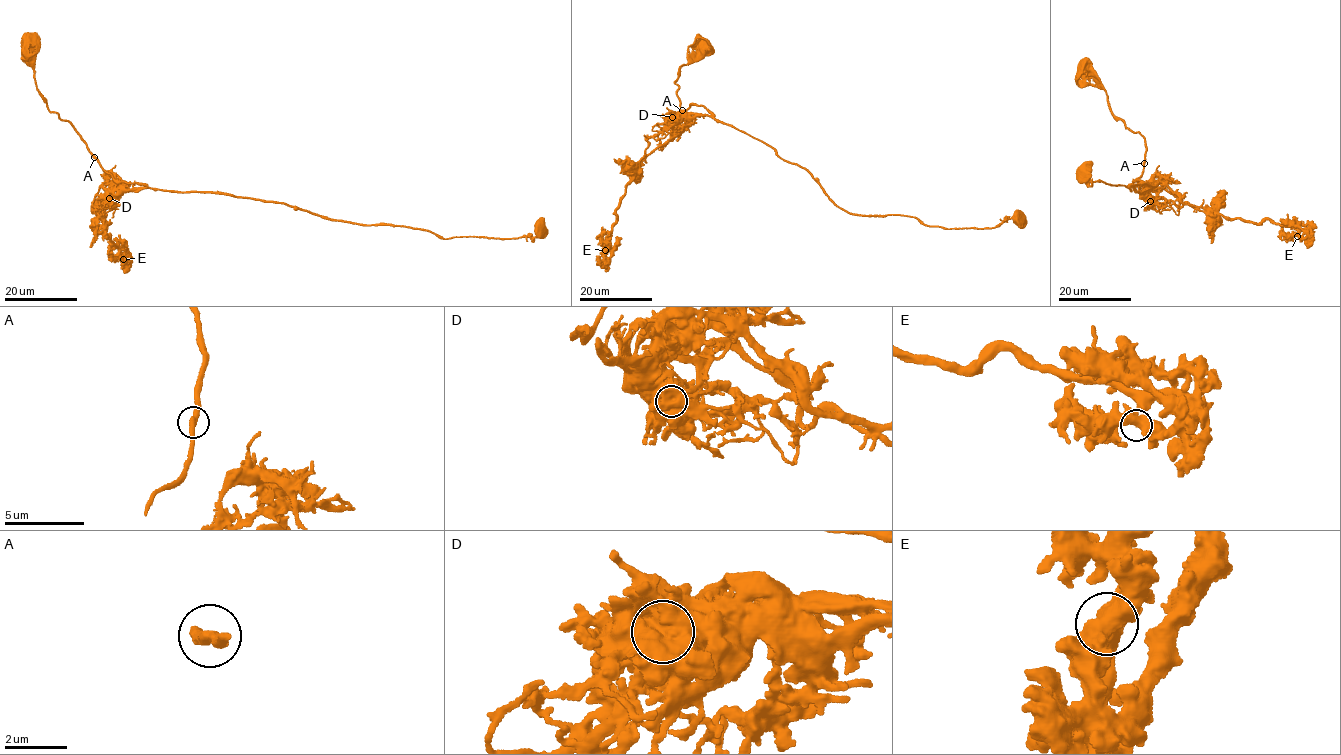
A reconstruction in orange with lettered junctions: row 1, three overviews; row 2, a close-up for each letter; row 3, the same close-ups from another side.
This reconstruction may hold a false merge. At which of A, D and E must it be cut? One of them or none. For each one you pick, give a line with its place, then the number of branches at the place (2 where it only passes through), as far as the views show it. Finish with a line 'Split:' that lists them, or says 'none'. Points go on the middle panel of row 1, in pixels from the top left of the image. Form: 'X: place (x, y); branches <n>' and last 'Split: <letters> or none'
D: place (672, 117); branches 1
Split: D

